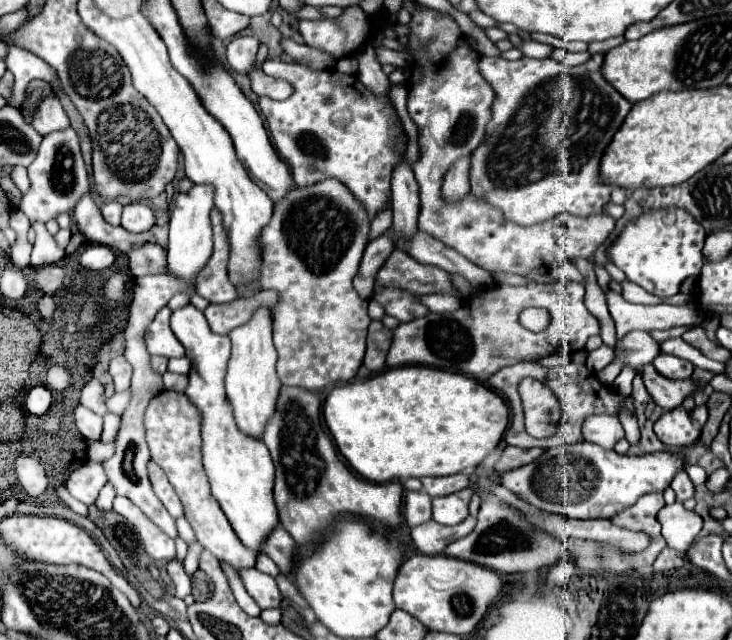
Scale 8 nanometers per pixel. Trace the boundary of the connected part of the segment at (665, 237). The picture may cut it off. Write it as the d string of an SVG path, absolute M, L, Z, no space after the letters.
M666 207L658 211L646 211L636 219L630 219L620 235L608 245L606 257L624 271L626 279L638 283L648 293L666 299L680 293L680 285L688 277L696 277L702 267L702 247L706 231L704 227L680 207Z

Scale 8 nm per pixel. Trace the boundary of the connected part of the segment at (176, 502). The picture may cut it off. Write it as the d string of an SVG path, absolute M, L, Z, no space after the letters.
M150 461L148 465L148 473L150 473L150 481L152 481L152 487L154 487L154 493L160 497L160 501L164 503L164 507L168 509L168 513L178 519L184 515L184 509L182 509L182 503L174 491L174 487L170 485L166 473L162 471L162 467L158 467L154 461Z

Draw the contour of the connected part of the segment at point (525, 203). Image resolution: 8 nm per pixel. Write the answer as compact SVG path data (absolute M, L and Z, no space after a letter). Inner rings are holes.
M600 53L578 67L568 67L552 57L506 61L502 57L480 57L480 75L494 89L492 117L480 147L472 153L472 193L498 207L506 219L518 225L534 225L558 213L594 215L610 201L612 185L600 179L600 161L614 133L624 123L634 103L622 97L600 73Z

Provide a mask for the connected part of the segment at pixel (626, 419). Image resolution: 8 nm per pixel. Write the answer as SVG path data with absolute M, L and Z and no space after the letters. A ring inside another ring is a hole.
M622 409L622 411L618 411L618 417L620 417L620 423L622 423L624 431L626 431L626 439L634 445L640 439L640 429L638 429L638 423L634 419L634 413Z

